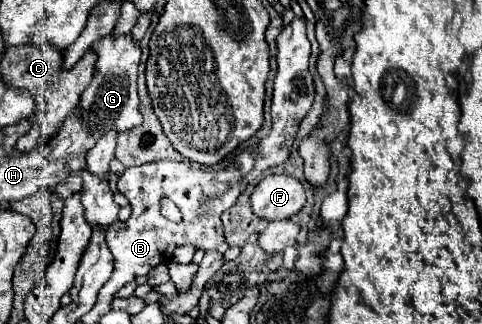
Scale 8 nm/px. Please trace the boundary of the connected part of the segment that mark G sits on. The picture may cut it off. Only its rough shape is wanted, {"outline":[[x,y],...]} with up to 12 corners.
{"outline":[[94,42],[94,78],[80,120],[94,138],[142,124],[140,48]]}

